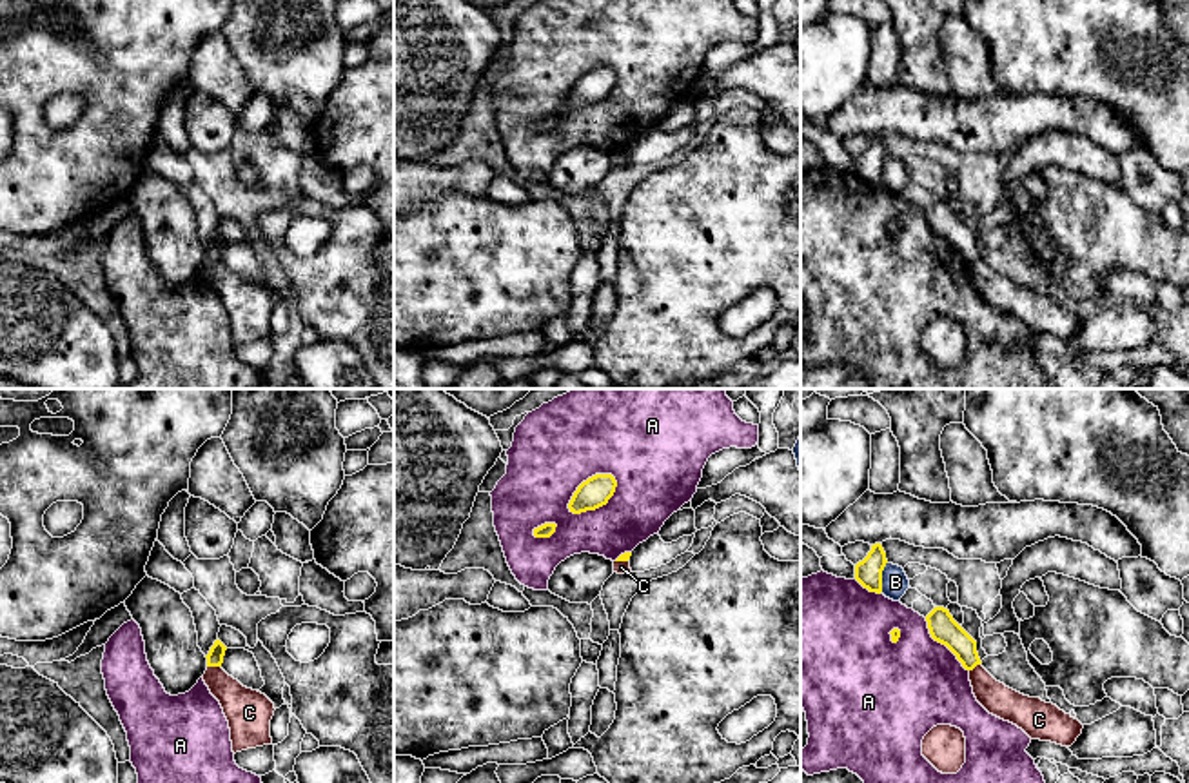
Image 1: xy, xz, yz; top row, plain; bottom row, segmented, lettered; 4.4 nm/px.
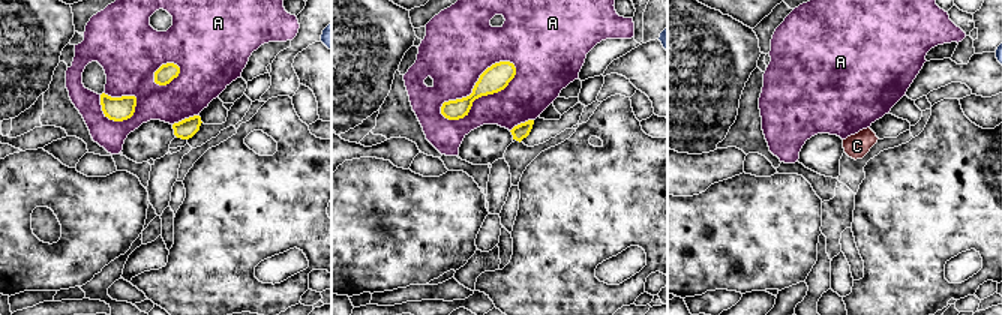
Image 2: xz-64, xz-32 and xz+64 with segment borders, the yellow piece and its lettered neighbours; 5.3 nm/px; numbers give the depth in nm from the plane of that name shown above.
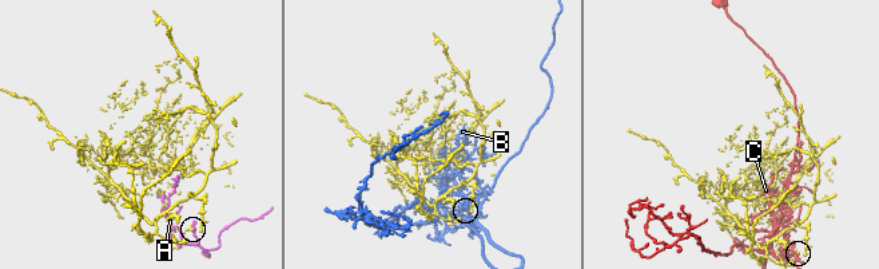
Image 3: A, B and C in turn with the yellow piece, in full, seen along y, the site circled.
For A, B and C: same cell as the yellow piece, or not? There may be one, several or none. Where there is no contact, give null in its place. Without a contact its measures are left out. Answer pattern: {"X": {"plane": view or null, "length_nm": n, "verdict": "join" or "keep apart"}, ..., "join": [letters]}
{"A": {"plane": "xz", "length_nm": 260, "verdict": "keep apart"}, "B": {"plane": "yz", "length_nm": 150, "verdict": "keep apart"}, "C": {"plane": "xy", "length_nm": 60, "verdict": "keep apart"}, "join": []}

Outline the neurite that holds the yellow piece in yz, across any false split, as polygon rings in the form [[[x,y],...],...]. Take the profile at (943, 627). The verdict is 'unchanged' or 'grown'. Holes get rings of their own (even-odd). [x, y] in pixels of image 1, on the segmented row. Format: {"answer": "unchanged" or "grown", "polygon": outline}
{"answer": "unchanged", "polygon": [[[935,607],[928,616],[928,629],[935,641],[946,645],[966,670],[980,665],[977,641],[953,619],[948,609]]]}

